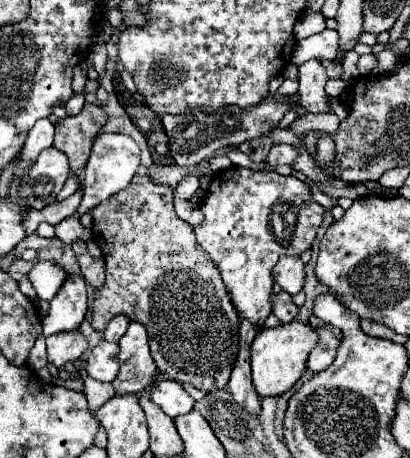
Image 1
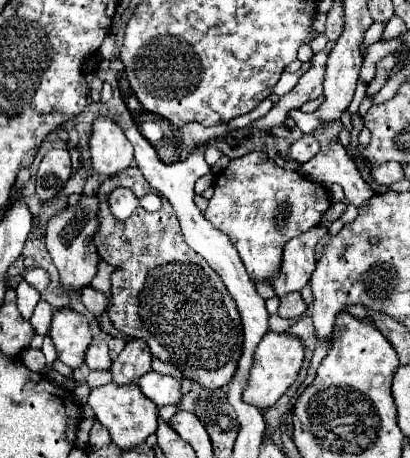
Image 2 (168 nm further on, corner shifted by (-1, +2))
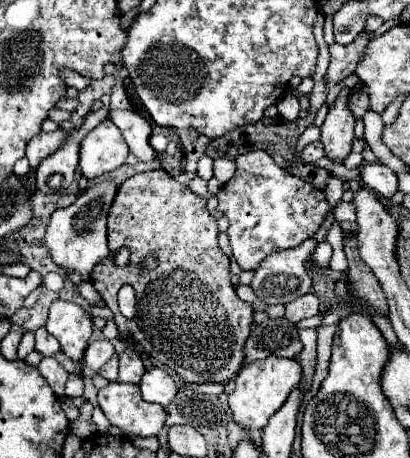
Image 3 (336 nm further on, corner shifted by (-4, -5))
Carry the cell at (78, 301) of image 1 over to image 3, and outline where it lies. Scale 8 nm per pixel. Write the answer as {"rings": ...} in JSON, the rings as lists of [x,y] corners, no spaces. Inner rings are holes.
{"rings":[[[115,182],[93,184],[77,198],[75,204],[53,212],[47,232],[45,232],[45,244],[49,248],[53,262],[59,268],[77,270],[83,276],[83,280],[89,280],[89,272],[93,270],[93,264],[97,264],[97,260],[103,260],[109,254],[107,212],[117,196],[117,190],[119,190],[119,184],[115,184]]]}

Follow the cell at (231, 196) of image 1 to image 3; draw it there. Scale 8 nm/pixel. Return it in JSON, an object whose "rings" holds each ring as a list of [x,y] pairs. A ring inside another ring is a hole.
{"rings":[[[263,150],[241,154],[235,164],[235,176],[221,188],[217,200],[219,210],[231,224],[227,234],[237,264],[243,270],[253,270],[271,252],[299,246],[303,240],[311,238],[325,220],[329,204],[323,190],[289,174]]]}

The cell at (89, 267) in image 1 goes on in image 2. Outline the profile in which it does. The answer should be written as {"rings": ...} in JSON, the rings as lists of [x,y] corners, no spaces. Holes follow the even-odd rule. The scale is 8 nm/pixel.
{"rings":[[[86,287],[84,291],[81,292],[82,303],[86,305],[86,309],[92,315],[100,315],[106,307],[106,295],[96,291],[94,287]]]}

